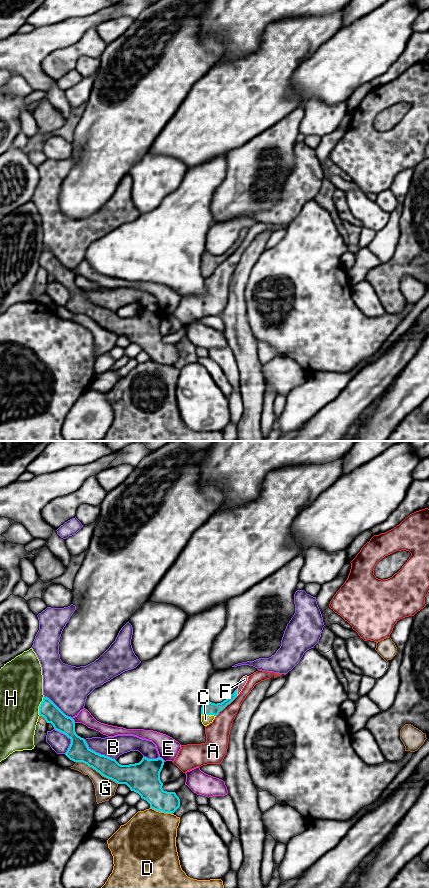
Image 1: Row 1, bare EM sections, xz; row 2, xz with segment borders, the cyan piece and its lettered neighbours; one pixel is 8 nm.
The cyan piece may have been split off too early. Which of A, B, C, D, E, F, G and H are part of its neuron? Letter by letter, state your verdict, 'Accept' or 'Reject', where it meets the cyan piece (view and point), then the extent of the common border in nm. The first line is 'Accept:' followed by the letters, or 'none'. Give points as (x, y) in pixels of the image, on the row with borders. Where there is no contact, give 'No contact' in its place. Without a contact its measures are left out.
Accept: C, F
A: Reject. Touches cyan at xz (226, 705). Shared border 240 nm
B: Reject. Touches cyan at xz (98, 753). Shared border 300 nm
C: Accept. Touches cyan at xz (208, 714). Shared border 120 nm
D: Reject. Touches cyan at xz (161, 811). Shared border 190 nm
E: Reject. Touches cyan at xz (162, 759). Shared border 60 nm
F: Accept. Touches cyan at xz (236, 692). Shared border 60 nm
G: Reject. Touches cyan at xz (97, 771). Shared border 380 nm
H: Reject. Touches cyan at xz (39, 706). Shared border 160 nm

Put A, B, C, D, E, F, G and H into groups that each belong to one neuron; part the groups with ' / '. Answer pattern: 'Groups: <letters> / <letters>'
Groups: A / B / C F / D / E / G / H

